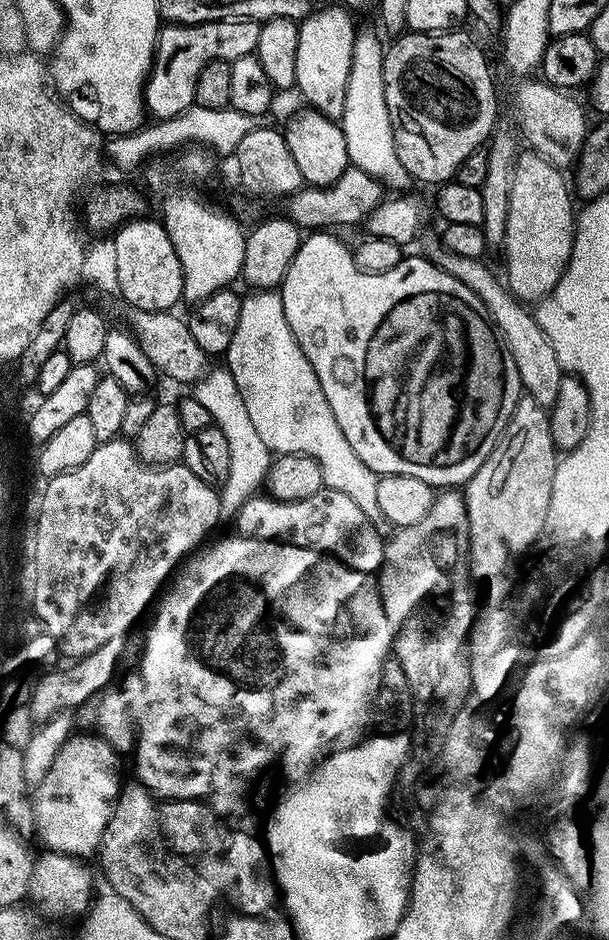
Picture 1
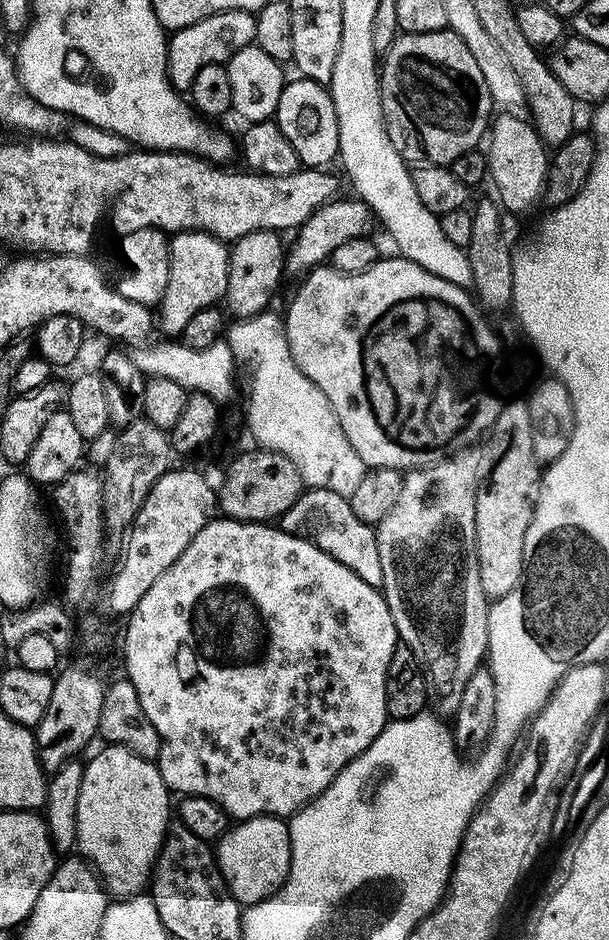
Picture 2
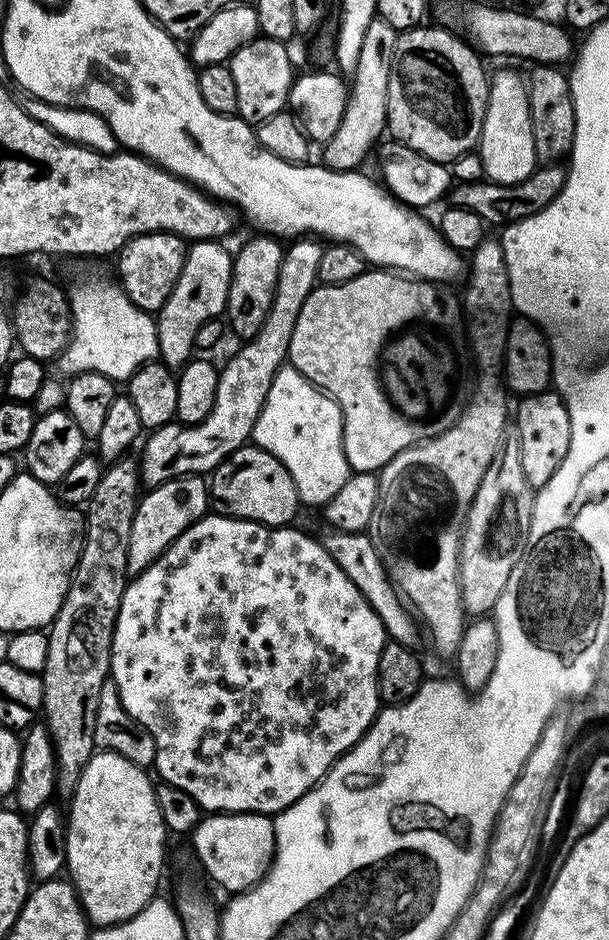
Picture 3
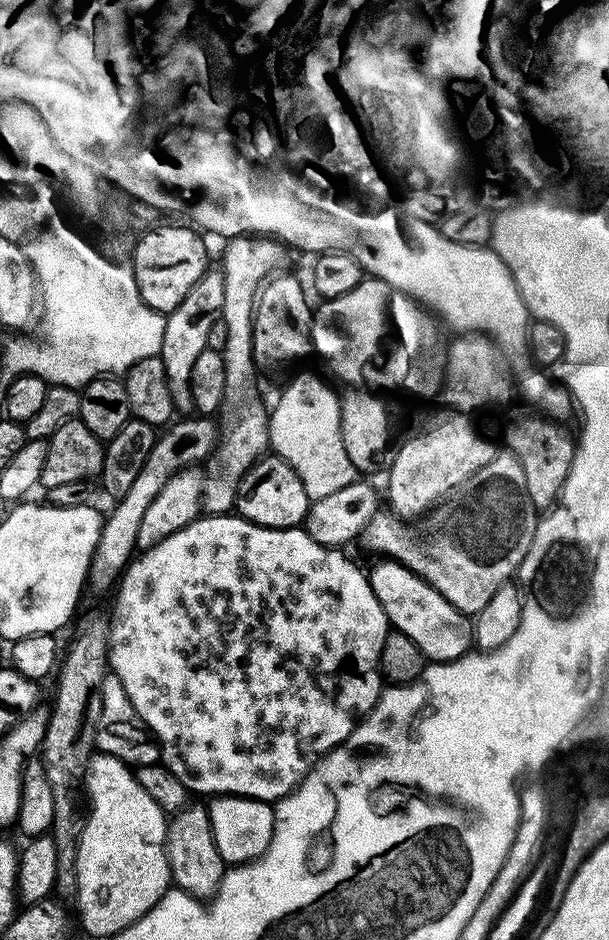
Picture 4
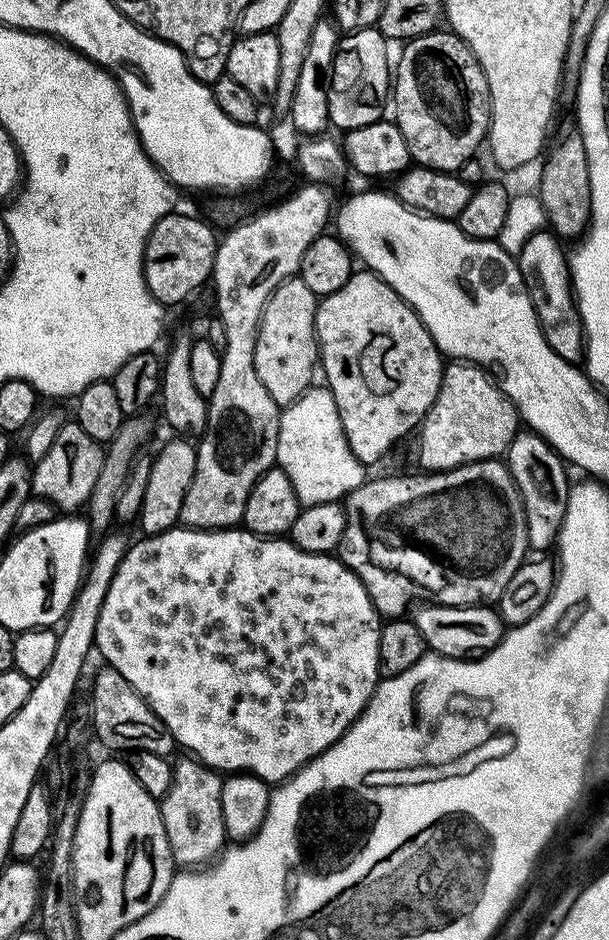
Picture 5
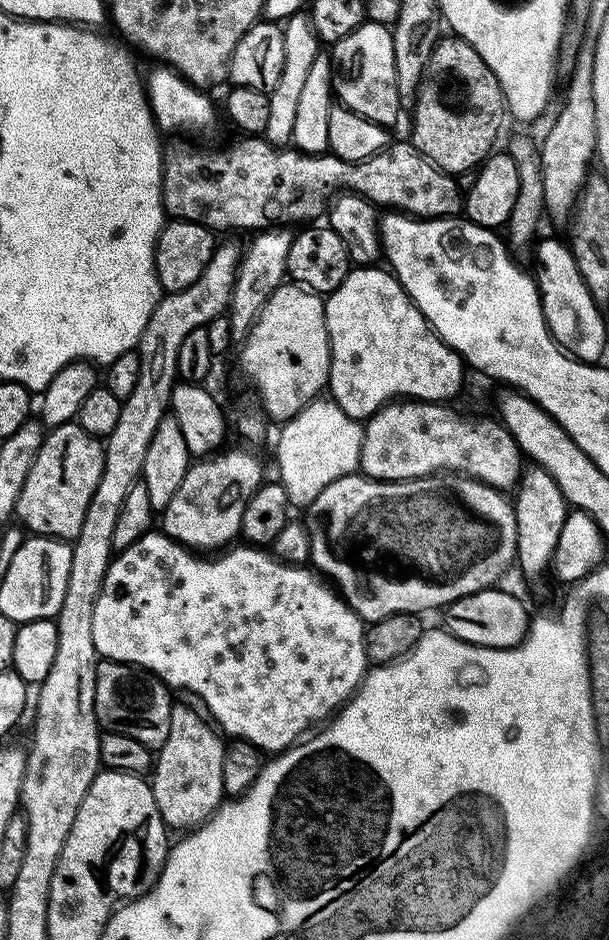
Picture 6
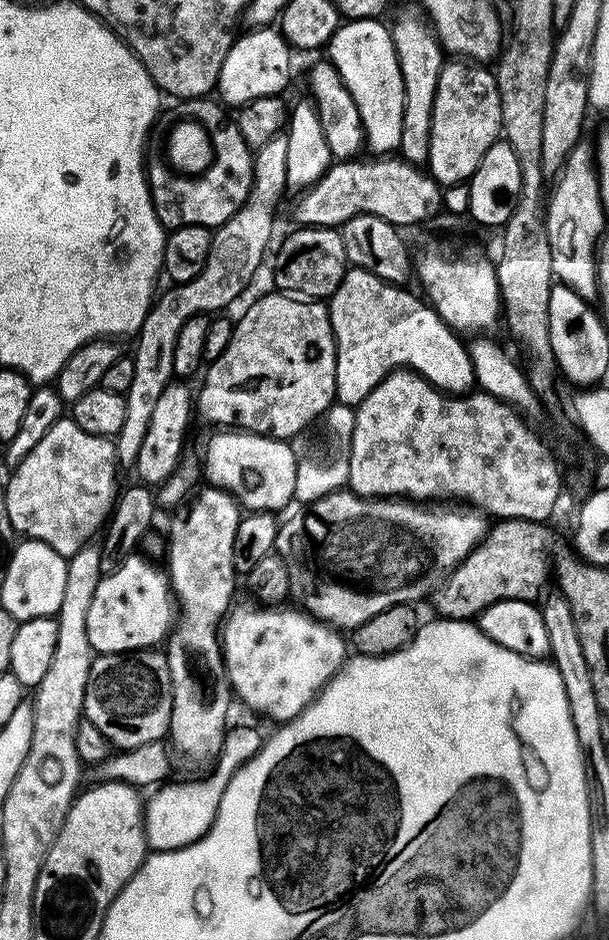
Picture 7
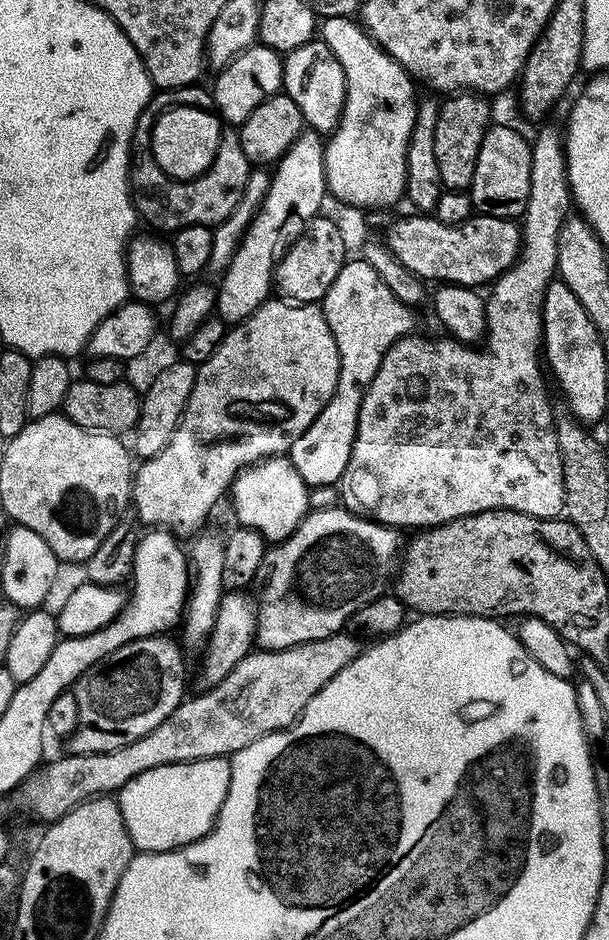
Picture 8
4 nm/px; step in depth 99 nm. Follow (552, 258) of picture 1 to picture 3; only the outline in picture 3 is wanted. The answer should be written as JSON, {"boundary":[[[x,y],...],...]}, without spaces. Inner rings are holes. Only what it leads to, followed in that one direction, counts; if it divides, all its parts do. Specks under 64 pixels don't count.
{"boundary":[[[516,76],[495,77],[488,90],[488,113],[482,126],[478,145],[484,172],[493,184],[518,184],[531,178],[538,167],[534,150],[532,119],[528,109],[528,89]]]}

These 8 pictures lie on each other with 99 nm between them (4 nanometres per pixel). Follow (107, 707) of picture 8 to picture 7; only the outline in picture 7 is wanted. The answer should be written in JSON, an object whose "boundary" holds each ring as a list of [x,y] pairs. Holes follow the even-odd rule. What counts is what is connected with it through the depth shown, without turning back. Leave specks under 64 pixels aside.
{"boundary":[[[160,650],[139,652],[110,652],[95,657],[90,666],[90,678],[86,682],[83,719],[89,720],[116,750],[137,748],[143,744],[163,741],[171,726],[172,690],[167,658]]]}

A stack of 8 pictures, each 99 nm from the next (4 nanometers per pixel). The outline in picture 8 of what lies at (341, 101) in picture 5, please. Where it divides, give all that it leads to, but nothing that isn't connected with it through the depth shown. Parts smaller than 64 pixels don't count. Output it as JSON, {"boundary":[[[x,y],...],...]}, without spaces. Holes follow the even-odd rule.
{"boundary":[[[337,23],[336,29],[326,42],[344,71],[344,106],[338,117],[333,134],[322,148],[322,176],[328,188],[348,206],[369,206],[368,204],[396,204],[405,195],[408,186],[408,143],[416,125],[416,96],[411,75],[392,59],[359,23]]]}

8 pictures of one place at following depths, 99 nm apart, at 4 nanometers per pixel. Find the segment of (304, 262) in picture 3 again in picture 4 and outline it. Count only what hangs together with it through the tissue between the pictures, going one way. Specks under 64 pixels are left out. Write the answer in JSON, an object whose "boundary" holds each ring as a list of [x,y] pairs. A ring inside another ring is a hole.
{"boundary":[[[208,418],[195,419],[180,421],[177,419],[175,423],[165,427],[155,437],[153,448],[146,454],[146,460],[143,462],[138,476],[131,483],[125,496],[112,504],[112,513],[107,513],[104,516],[104,524],[100,527],[98,546],[94,550],[92,561],[88,567],[86,584],[89,589],[93,588],[96,592],[104,592],[107,588],[110,590],[117,585],[120,577],[124,575],[125,568],[132,563],[134,553],[137,551],[138,526],[142,526],[142,514],[146,514],[146,506],[150,506],[150,502],[154,502],[154,498],[159,494],[162,486],[174,474],[180,472],[180,469],[199,465],[207,460],[208,455],[212,453],[212,446],[218,439],[217,425]]]}

